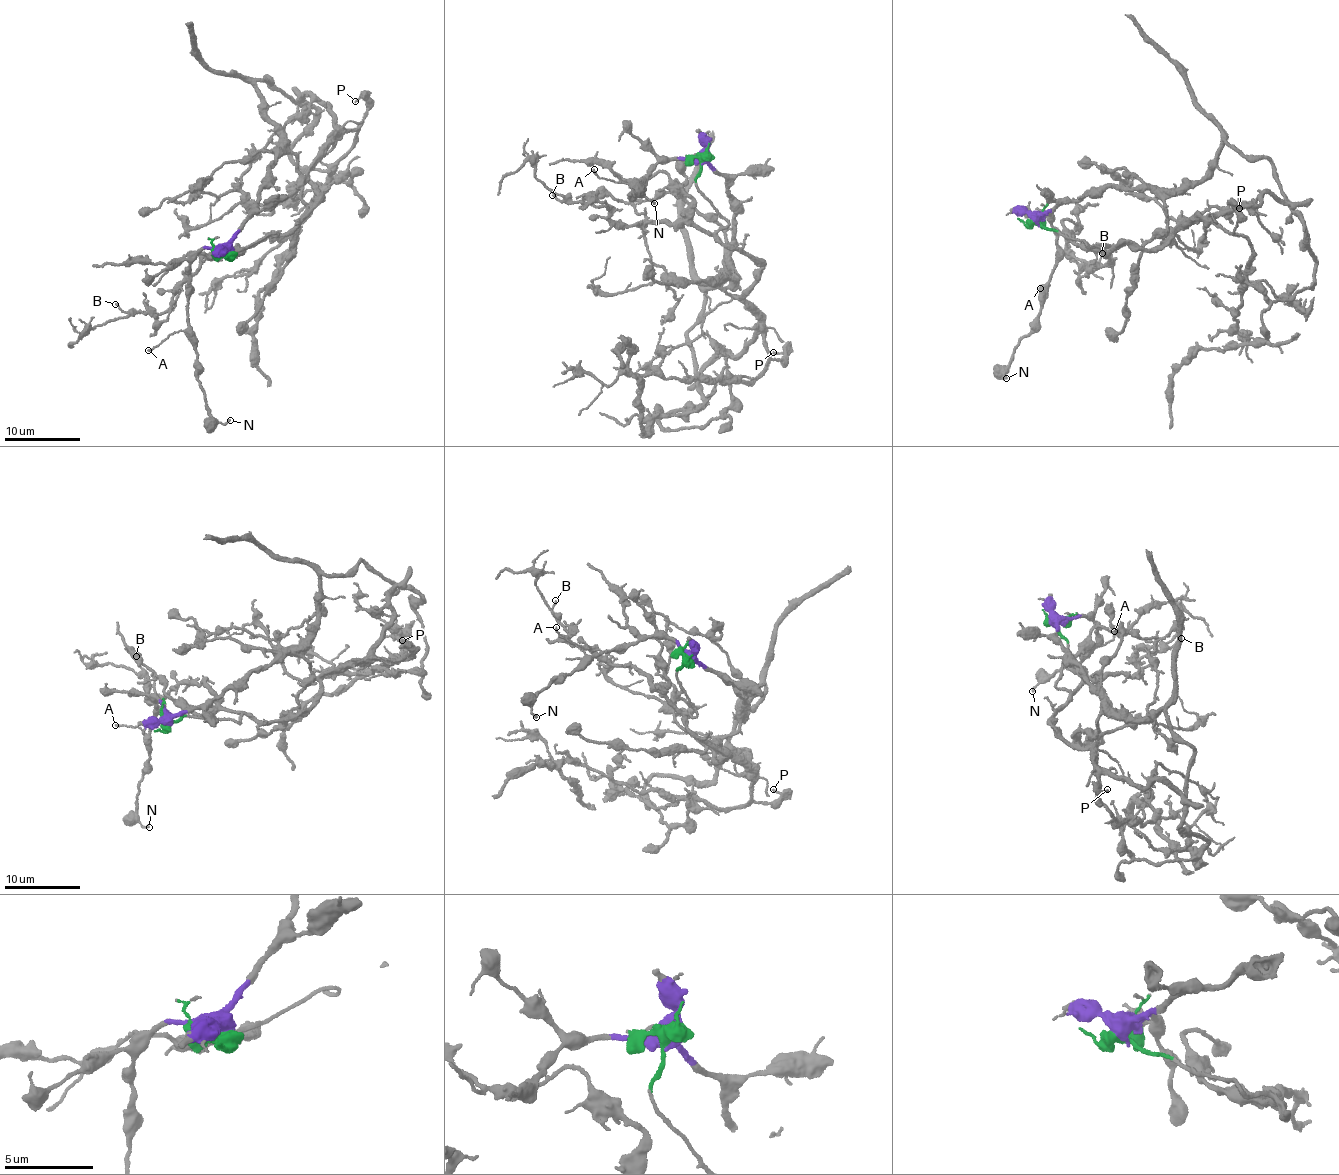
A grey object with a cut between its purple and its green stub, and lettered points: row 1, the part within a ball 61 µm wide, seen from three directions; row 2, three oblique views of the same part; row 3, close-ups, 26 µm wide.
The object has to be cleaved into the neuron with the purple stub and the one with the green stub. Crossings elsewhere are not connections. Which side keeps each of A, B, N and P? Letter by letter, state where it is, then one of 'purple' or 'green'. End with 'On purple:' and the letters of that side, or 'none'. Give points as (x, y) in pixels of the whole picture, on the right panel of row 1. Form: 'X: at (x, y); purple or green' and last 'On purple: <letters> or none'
A: at (1040, 288); purple
B: at (1102, 253); green
N: at (1006, 378); purple
P: at (1239, 208); green
On purple: A, N

